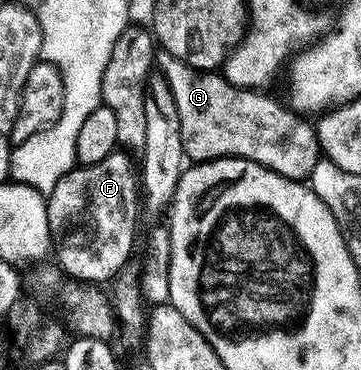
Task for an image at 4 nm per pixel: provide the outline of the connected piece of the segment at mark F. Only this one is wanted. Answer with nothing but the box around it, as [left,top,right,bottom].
[46,150,140,286]

